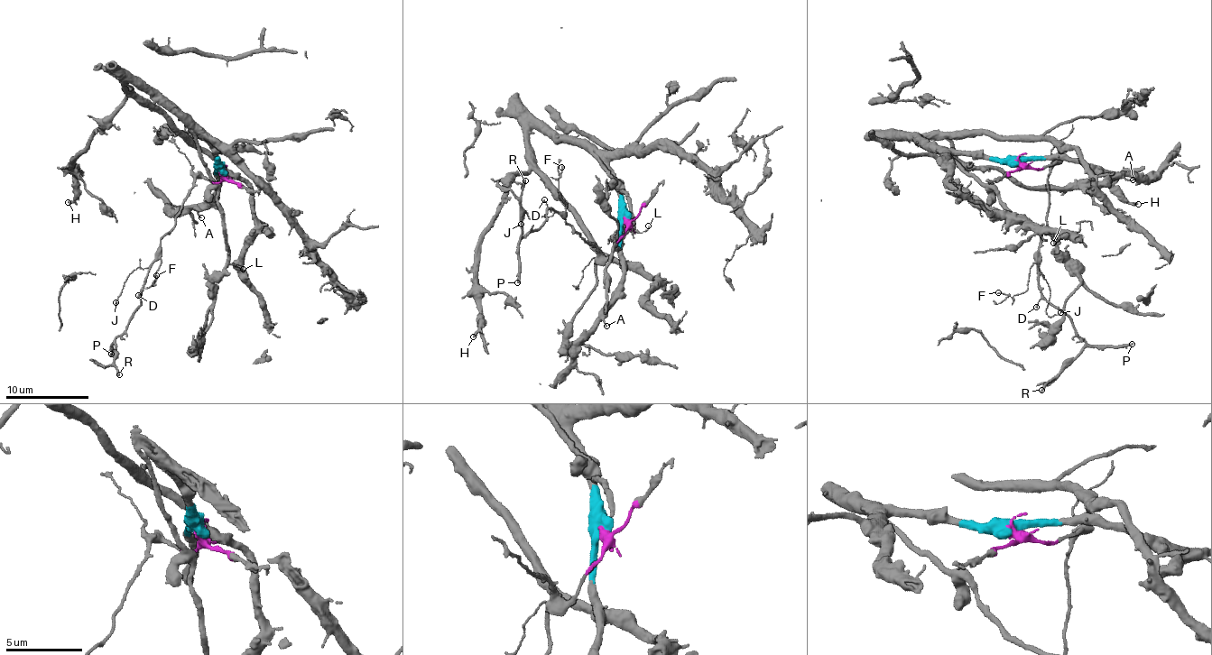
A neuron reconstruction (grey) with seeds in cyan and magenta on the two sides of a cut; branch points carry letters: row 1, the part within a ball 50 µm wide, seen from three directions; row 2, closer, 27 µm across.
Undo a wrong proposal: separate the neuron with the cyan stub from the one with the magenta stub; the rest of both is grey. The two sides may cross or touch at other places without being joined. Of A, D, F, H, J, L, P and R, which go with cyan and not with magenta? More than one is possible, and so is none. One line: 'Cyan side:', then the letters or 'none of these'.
Cyan side: A, H, L

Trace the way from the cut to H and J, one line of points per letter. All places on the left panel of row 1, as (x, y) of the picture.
H: (223, 171), (217, 169), (217, 176), (221, 169), (165, 114), (133, 98), (73, 162), (75, 197), (69, 203)
J: (223, 171), (215, 183), (198, 177), (175, 226), (161, 240), (159, 255), (144, 269), (136, 269), (115, 301)

